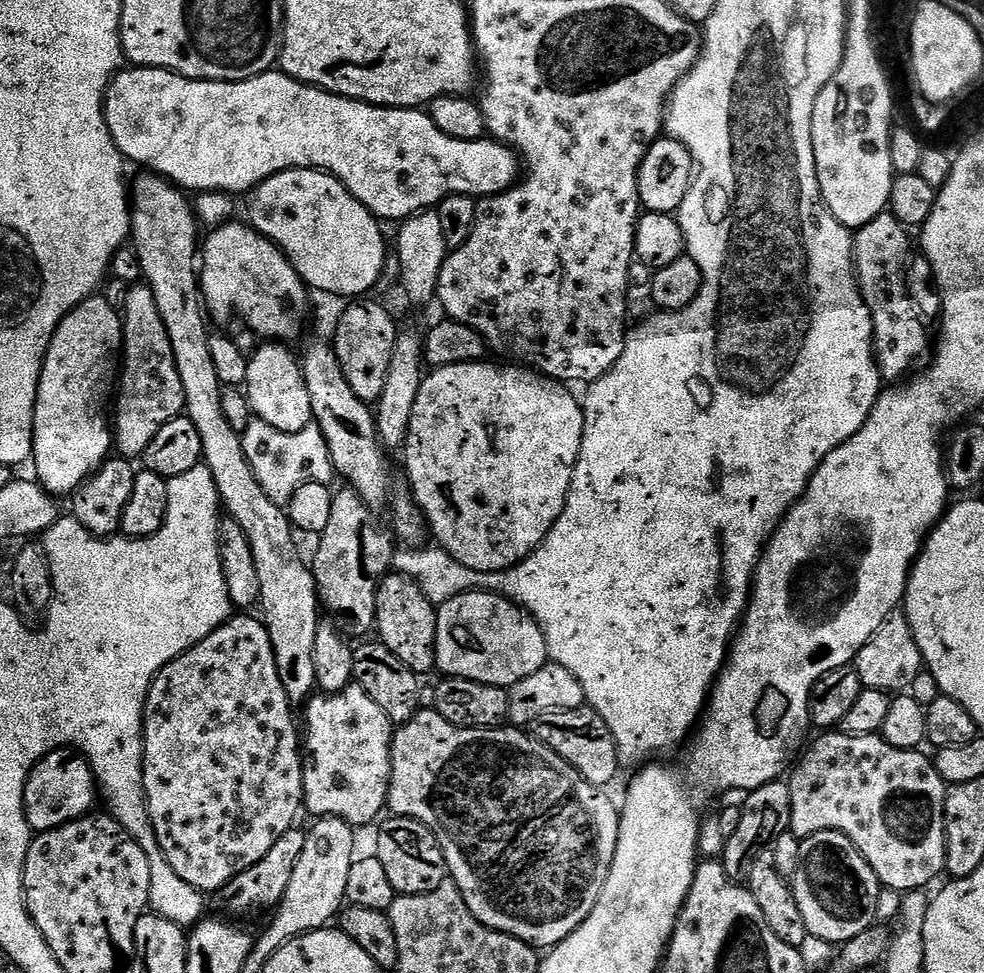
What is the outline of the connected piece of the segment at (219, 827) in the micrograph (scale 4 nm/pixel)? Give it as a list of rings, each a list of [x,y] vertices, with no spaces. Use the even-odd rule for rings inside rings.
[[[252,614],[233,615],[202,642],[198,642],[193,648],[186,650],[177,660],[172,660],[169,664],[165,664],[164,669],[152,680],[148,697],[144,703],[144,803],[148,806],[150,822],[154,826],[154,834],[158,838],[158,842],[162,846],[166,862],[168,865],[174,866],[174,874],[178,874],[178,878],[185,879],[186,882],[190,882],[190,886],[194,886],[198,891],[205,894],[211,894],[211,892],[212,894],[219,893],[220,889],[225,888],[235,876],[242,874],[242,870],[262,862],[262,858],[266,858],[266,854],[270,854],[270,849],[278,842],[278,838],[282,838],[282,834],[286,834],[286,830],[290,830],[297,823],[296,815],[302,812],[304,808],[304,756],[302,755],[302,736],[301,733],[300,736],[296,733],[296,720],[292,717],[294,705],[288,701],[286,686],[282,686],[282,678],[278,678],[278,666],[274,662],[274,650],[270,646],[270,634],[257,617],[255,620],[254,617],[248,615]]]

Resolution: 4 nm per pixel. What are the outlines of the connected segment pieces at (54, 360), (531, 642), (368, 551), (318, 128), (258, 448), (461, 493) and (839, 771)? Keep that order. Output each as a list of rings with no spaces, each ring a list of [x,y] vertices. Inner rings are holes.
[[[94,295],[70,310],[56,327],[48,353],[44,355],[34,406],[30,464],[36,467],[35,479],[57,498],[75,492],[109,459],[114,448],[110,397],[118,380],[124,322],[117,305],[115,308],[102,297]]]
[[[473,590],[461,592],[454,599],[439,605],[436,614],[436,668],[444,671],[445,677],[457,676],[463,680],[509,689],[522,682],[522,678],[530,678],[534,670],[546,663],[549,663],[548,647],[542,630],[519,604],[513,604],[508,597],[495,592]]]
[[[344,486],[332,497],[330,522],[318,533],[316,553],[310,556],[312,577],[316,579],[316,595],[325,613],[328,612],[345,637],[364,638],[376,626],[376,585],[389,575],[394,564],[393,537],[389,529],[375,520],[373,509],[356,493],[355,488]]]
[[[132,66],[127,70],[117,72],[113,76],[111,84],[108,85],[108,95],[104,98],[104,117],[108,123],[110,134],[118,146],[118,150],[124,155],[125,161],[132,163],[133,160],[134,163],[144,167],[141,169],[163,176],[164,179],[172,181],[173,184],[189,193],[237,194],[236,192],[245,192],[248,194],[266,178],[279,172],[285,172],[291,168],[318,168],[341,180],[350,190],[350,194],[354,194],[354,198],[358,198],[358,202],[362,202],[362,206],[369,208],[381,222],[387,222],[387,220],[403,222],[410,216],[435,209],[447,196],[473,198],[497,196],[500,192],[508,191],[522,176],[521,157],[509,145],[502,144],[495,138],[482,140],[450,138],[450,134],[442,134],[442,130],[438,130],[438,126],[434,126],[431,115],[420,108],[381,108],[378,104],[367,104],[365,100],[351,100],[345,96],[335,96],[332,92],[326,92],[323,88],[313,88],[311,84],[304,84],[301,80],[295,80],[294,77],[287,76],[285,72],[279,70],[263,72],[261,76],[255,76],[249,80],[192,80],[189,76],[179,76],[177,72],[171,72],[165,68]]]
[[[254,418],[246,426],[242,439],[246,458],[250,462],[250,470],[254,470],[254,478],[258,478],[258,486],[266,490],[266,498],[270,498],[270,502],[287,506],[300,485],[310,482],[326,485],[333,483],[334,469],[330,450],[326,446],[322,430],[315,422],[297,432],[283,432]]]
[[[488,363],[455,364],[429,371],[425,375],[422,386],[418,390],[418,402],[414,402],[414,414],[408,423],[408,434],[404,438],[402,453],[404,452],[404,468],[408,471],[408,484],[412,487],[410,495],[423,512],[431,535],[432,532],[436,535],[435,543],[470,570],[501,572],[527,558],[546,538],[546,534],[562,514],[566,506],[574,466],[582,450],[584,410],[578,396],[568,389],[571,387],[565,386],[559,380],[552,380],[524,366],[499,368],[496,364]]]
[[[828,730],[820,736],[812,745],[807,745],[806,751],[795,761],[794,767],[791,769],[790,775],[787,777],[786,783],[790,790],[790,818],[786,821],[787,827],[798,837],[813,836],[819,832],[841,832],[846,838],[850,838],[850,842],[862,854],[862,858],[866,858],[866,862],[874,870],[874,874],[880,880],[881,885],[885,889],[893,888],[897,894],[905,894],[916,889],[927,889],[928,883],[935,878],[939,872],[945,871],[944,855],[948,849],[946,842],[946,834],[944,833],[944,797],[946,795],[946,785],[942,777],[938,774],[935,763],[931,759],[928,760],[923,756],[920,750],[902,750],[890,746],[890,742],[886,742],[884,737],[879,734],[870,736],[851,736],[848,732],[839,730]]]

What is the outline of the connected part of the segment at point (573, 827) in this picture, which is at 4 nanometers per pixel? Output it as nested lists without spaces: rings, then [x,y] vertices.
[[[421,710],[414,718],[399,725],[392,737],[392,777],[388,783],[387,811],[394,816],[409,816],[421,820],[436,835],[448,863],[451,883],[456,885],[466,906],[470,906],[470,914],[474,914],[478,922],[496,932],[505,932],[507,936],[531,944],[537,950],[551,950],[567,936],[574,934],[574,930],[578,930],[578,926],[586,922],[590,910],[594,910],[598,894],[602,894],[608,871],[614,862],[620,829],[617,805],[612,805],[611,798],[604,792],[607,791],[581,778],[574,766],[554,754],[554,750],[550,750],[541,740],[516,726],[459,728],[446,722],[446,718],[442,718],[434,710]]]

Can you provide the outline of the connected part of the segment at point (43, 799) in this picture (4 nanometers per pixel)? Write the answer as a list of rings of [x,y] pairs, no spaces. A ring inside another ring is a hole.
[[[70,747],[54,749],[32,767],[32,773],[24,784],[24,813],[29,829],[39,834],[79,820],[93,811],[96,796],[98,785],[87,757]]]

